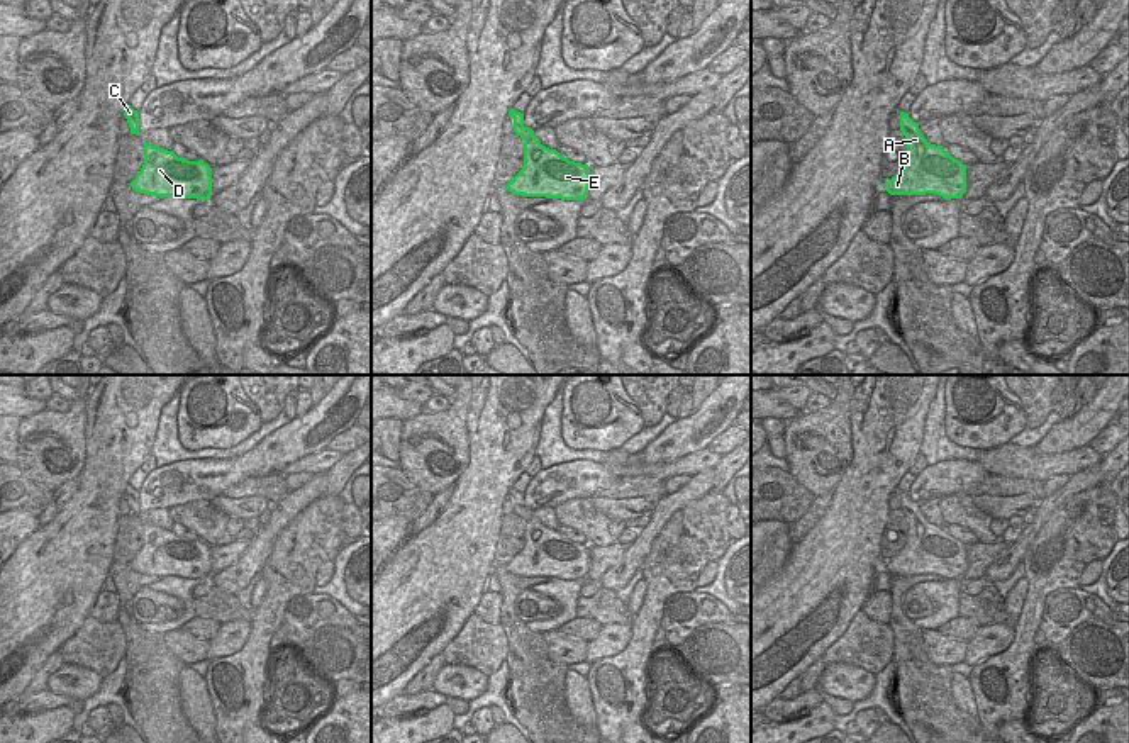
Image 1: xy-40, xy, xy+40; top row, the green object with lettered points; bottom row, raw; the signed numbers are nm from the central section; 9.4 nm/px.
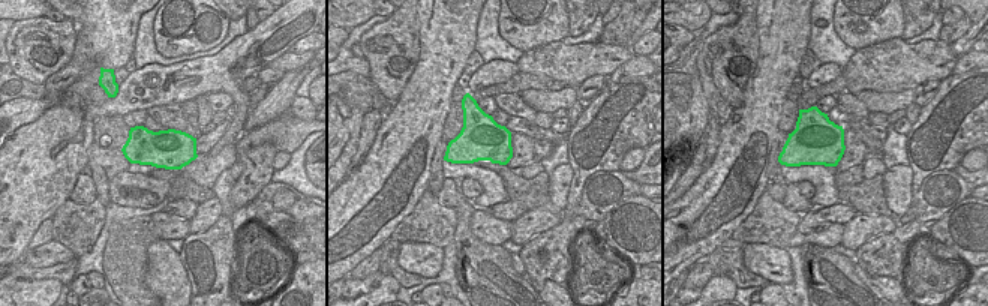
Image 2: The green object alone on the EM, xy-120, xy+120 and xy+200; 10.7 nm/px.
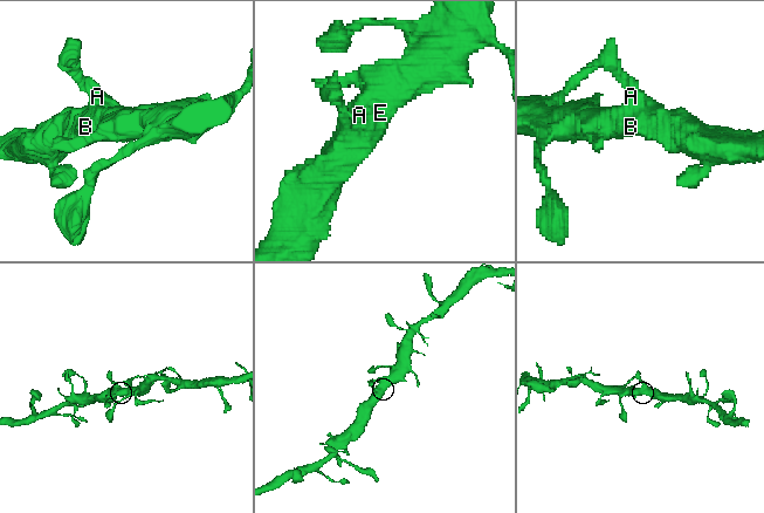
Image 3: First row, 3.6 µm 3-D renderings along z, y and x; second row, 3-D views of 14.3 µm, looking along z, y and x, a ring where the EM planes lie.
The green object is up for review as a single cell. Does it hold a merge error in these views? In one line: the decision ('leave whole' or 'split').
leave whole

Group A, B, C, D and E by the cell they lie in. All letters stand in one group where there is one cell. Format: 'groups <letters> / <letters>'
groups A B C D E

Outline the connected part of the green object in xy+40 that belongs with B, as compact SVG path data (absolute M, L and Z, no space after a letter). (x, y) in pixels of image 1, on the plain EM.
M900 492L900 511L907 519L904 548L888 561L890 575L934 573L946 580L961 578L966 572L966 545L948 534L943 526L926 521L919 504Z

